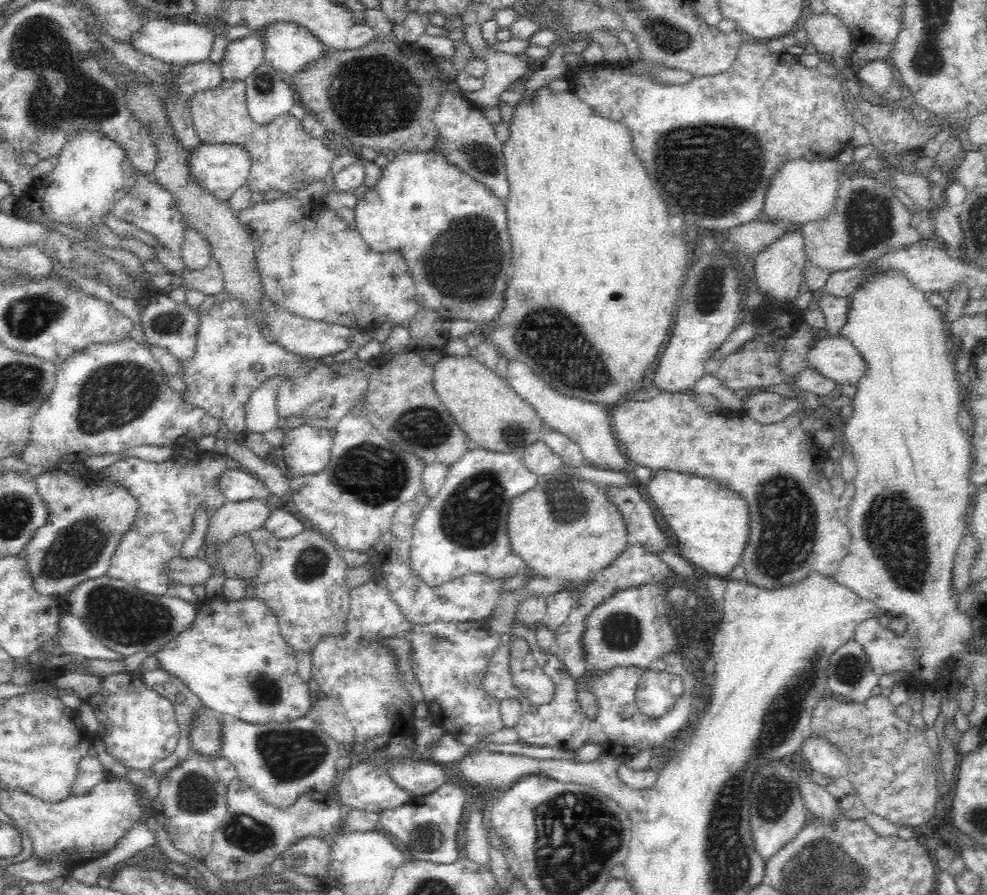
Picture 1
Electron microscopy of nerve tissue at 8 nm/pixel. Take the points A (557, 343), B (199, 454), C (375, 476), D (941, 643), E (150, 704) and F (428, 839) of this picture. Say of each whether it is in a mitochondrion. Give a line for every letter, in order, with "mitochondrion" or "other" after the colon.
A: mitochondrion
B: other
C: mitochondrion
D: other
E: other
F: mitochondrion

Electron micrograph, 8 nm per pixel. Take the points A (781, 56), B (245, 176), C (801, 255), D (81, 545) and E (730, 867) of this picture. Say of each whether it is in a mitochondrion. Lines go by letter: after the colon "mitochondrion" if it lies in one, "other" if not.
A: other
B: other
C: other
D: mitochondrion
E: mitochondrion

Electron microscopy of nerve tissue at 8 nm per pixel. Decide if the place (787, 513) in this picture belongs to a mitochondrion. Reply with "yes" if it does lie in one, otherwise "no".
yes

